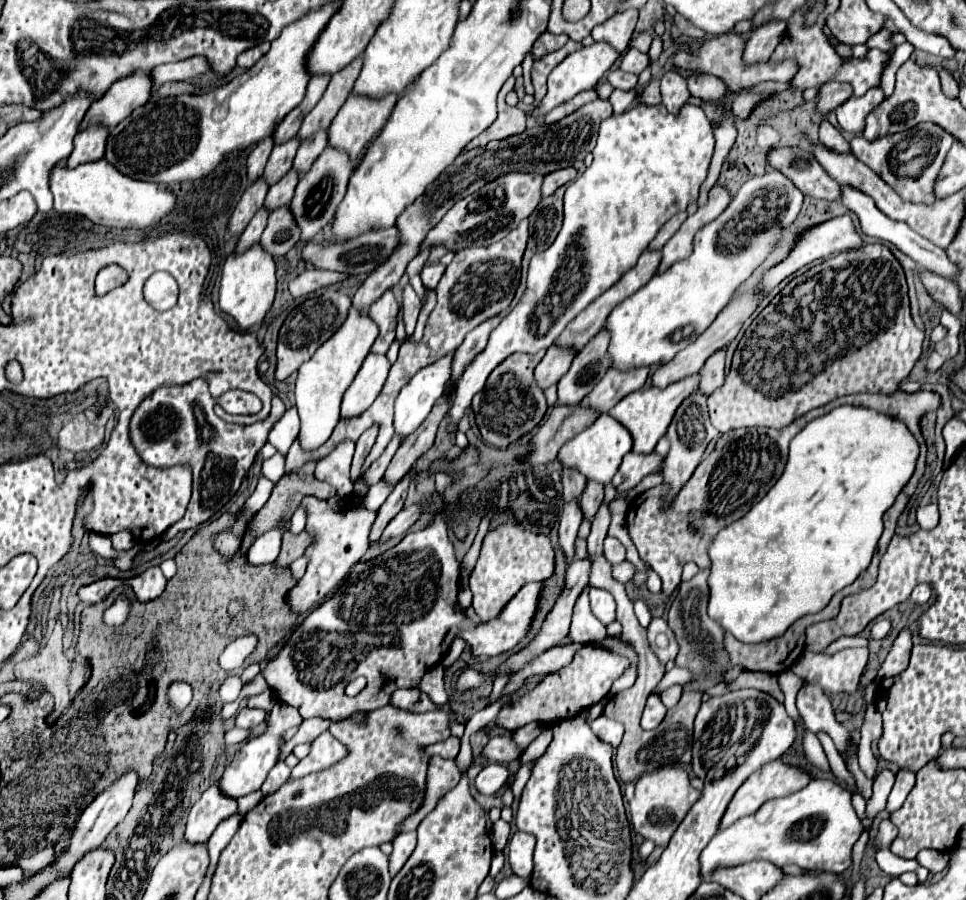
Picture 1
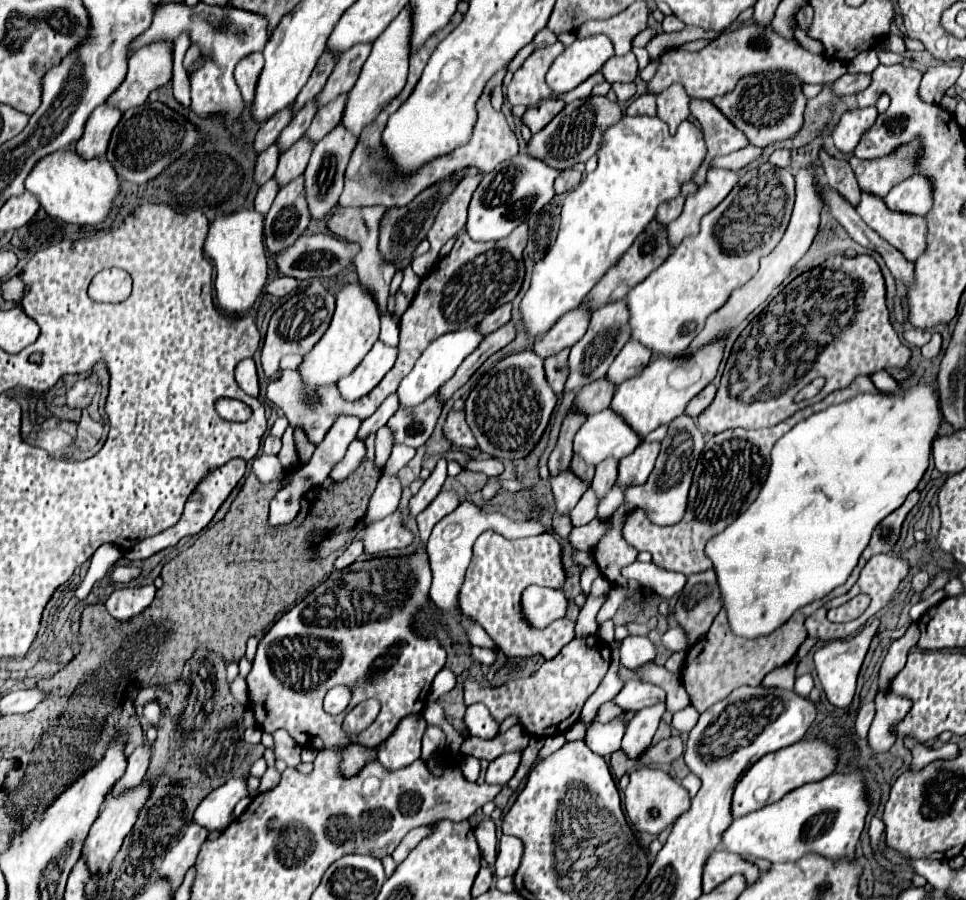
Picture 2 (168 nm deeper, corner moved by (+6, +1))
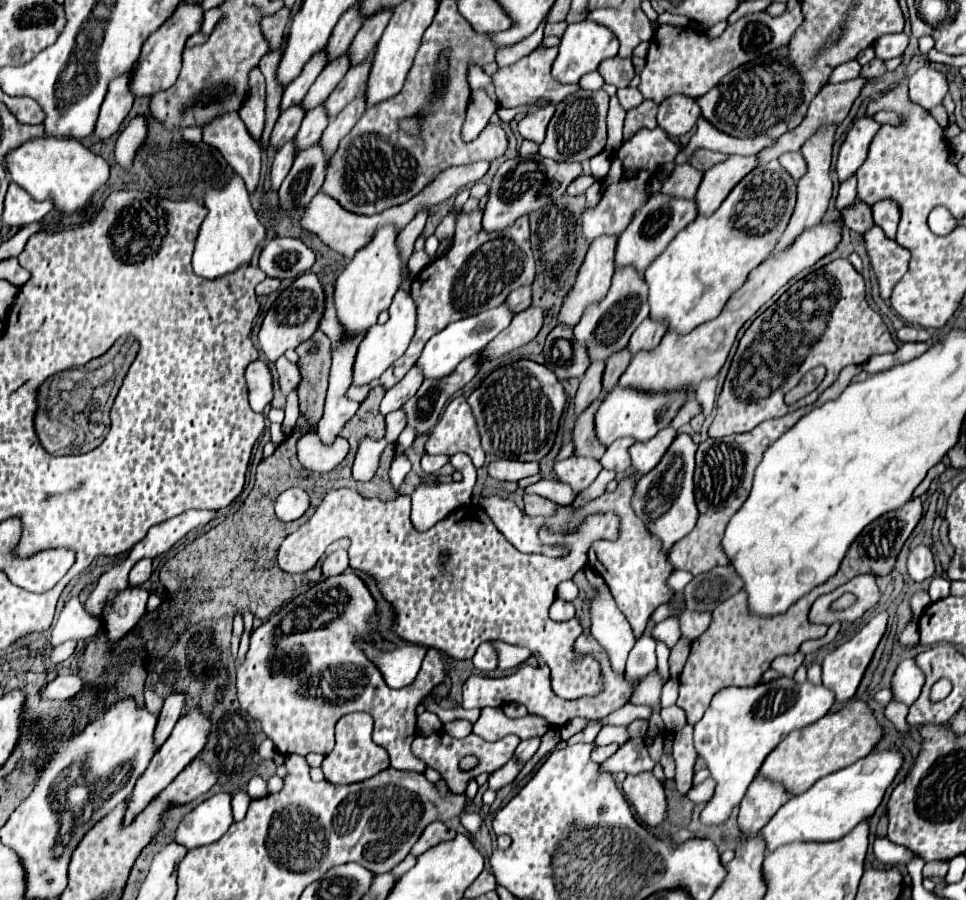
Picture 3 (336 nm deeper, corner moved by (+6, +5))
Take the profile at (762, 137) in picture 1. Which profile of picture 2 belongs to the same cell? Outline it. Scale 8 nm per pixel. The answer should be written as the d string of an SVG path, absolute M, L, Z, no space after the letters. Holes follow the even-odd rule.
M774 150L772 156L768 158L768 162L772 162L774 166L780 166L780 168L788 168L790 166L790 150Z

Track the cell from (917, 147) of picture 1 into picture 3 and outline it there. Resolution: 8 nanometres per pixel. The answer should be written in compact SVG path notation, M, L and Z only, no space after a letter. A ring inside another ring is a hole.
M850 176L840 184L838 198L836 198L836 208L848 206L848 202L854 202L854 196L856 196L856 176Z

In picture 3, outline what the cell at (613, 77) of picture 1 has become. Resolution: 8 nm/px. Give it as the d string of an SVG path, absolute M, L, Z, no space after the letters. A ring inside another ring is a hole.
M620 88L618 90L618 100L620 100L620 104L622 104L622 108L624 110L630 110L632 106L638 106L644 98L642 98L642 94L640 94L640 90L638 88Z

